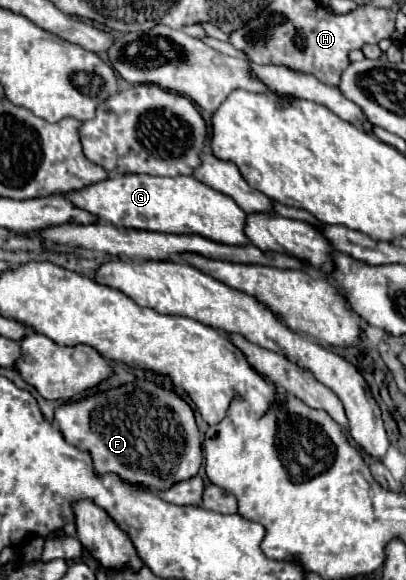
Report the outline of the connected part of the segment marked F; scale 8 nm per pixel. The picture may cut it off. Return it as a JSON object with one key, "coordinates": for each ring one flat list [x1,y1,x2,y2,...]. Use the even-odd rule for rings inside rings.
{"coordinates":[[142,378,76,402,66,402,56,408,54,422,72,446,92,454,96,474,114,472,126,482,142,484,152,490,168,490,172,484,196,476,202,466,202,442,192,408,176,392]]}

